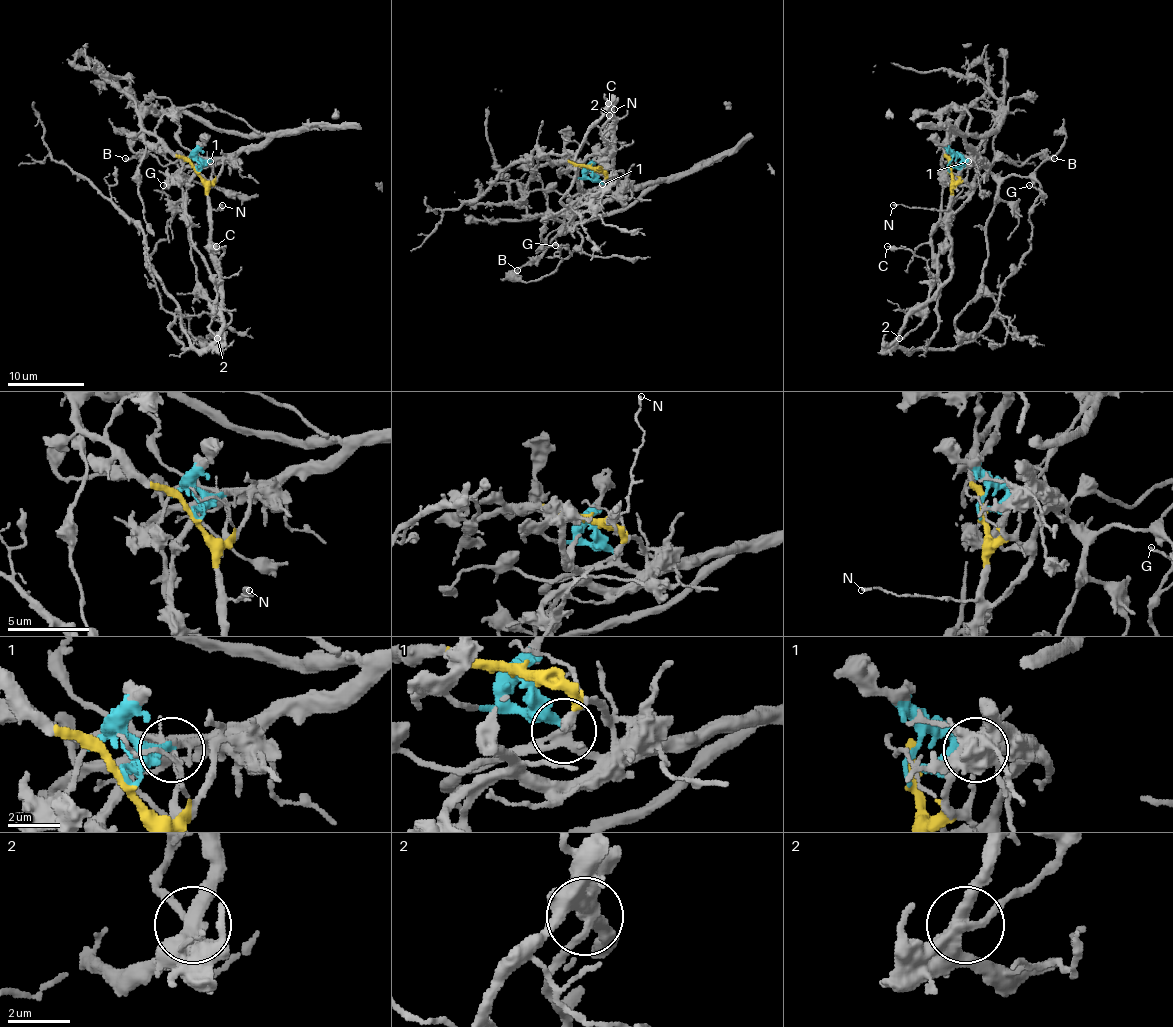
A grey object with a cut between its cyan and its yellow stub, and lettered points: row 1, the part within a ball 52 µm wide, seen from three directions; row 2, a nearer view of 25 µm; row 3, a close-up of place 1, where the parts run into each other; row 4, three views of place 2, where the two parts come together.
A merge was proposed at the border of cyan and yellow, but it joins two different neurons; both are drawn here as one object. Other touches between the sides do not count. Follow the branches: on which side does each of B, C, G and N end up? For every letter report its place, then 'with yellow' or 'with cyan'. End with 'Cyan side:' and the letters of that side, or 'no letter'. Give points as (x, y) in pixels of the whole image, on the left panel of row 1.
B: place (125, 158); with cyan
C: place (216, 246); with yellow
G: place (163, 185); with yellow
N: place (222, 205); with yellow
Cyan side: B

